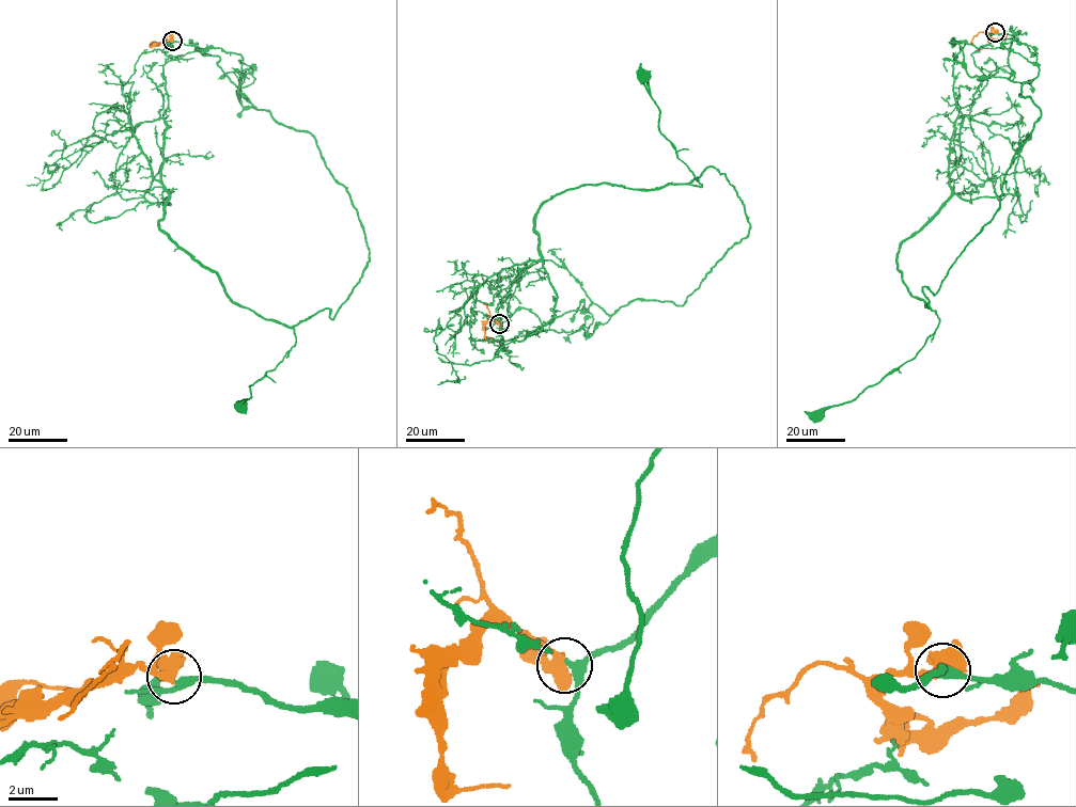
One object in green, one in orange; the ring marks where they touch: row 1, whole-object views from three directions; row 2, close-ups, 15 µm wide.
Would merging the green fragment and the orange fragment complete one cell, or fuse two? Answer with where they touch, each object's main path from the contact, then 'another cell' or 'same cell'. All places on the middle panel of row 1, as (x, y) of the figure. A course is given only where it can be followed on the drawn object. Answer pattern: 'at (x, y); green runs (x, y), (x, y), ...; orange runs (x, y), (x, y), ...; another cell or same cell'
at (499, 323); green runs (500, 322), (679, 305), (747, 236), (723, 174), (689, 184), (645, 78); orange runs (500, 323), (490, 318), (485, 323), (485, 335), (493, 338); same cell

